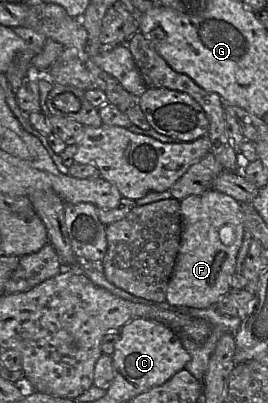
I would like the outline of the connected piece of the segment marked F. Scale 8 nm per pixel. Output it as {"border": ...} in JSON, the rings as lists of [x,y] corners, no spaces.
{"border":[[[209,189],[180,200],[181,246],[167,288],[167,302],[174,307],[209,308],[231,290],[231,276],[242,244],[244,223],[241,203]]]}

